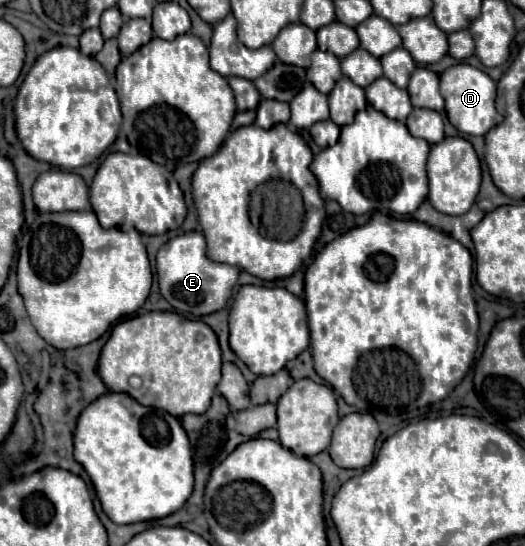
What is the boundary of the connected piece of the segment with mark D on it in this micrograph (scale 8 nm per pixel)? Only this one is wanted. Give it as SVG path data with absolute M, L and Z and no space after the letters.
M465 63L449 67L441 75L441 95L445 99L449 123L465 135L485 135L489 129L497 127L503 121L503 115L499 115L495 109L495 81L481 69Z

